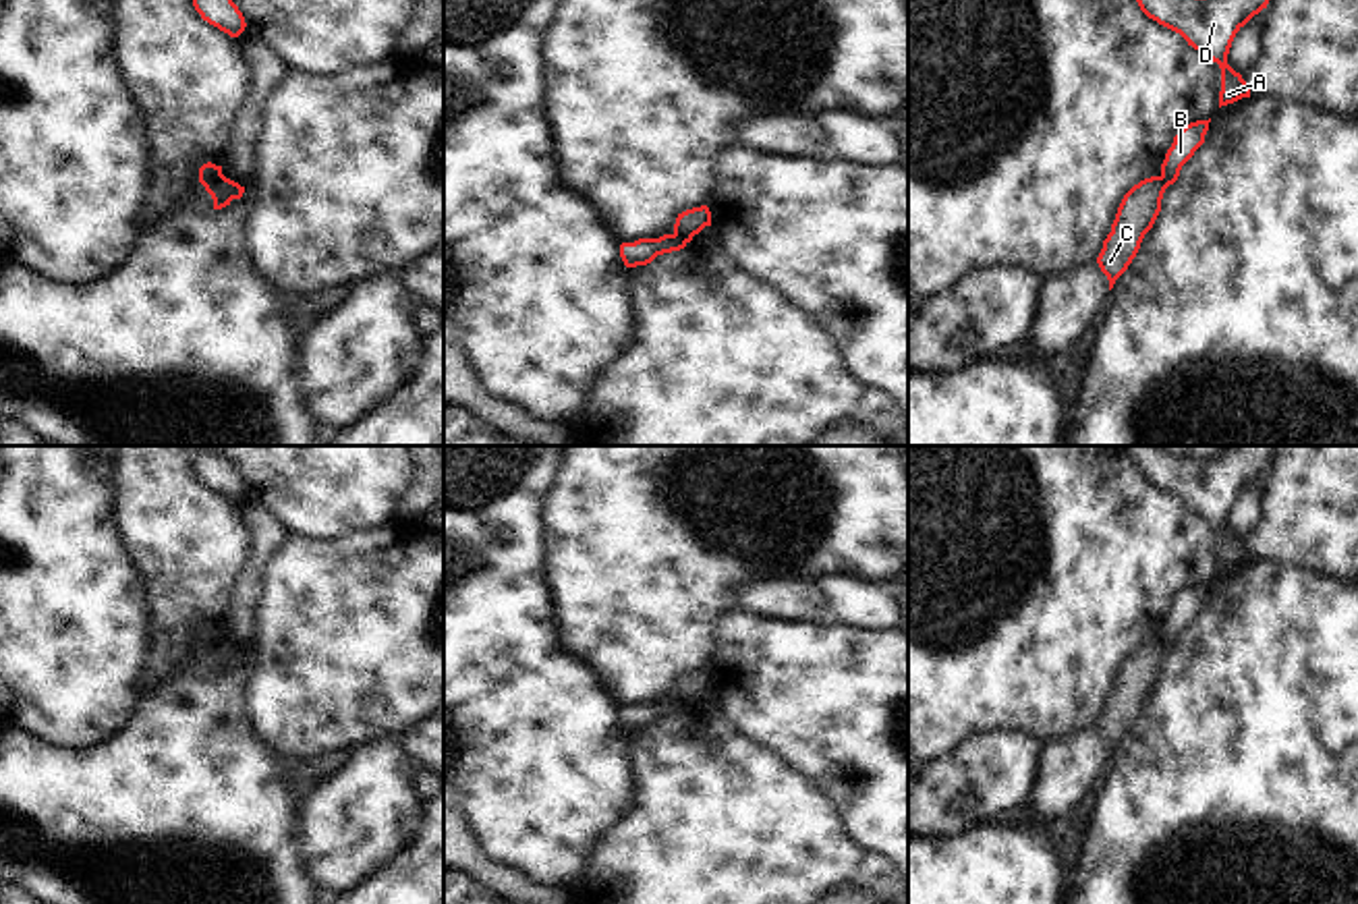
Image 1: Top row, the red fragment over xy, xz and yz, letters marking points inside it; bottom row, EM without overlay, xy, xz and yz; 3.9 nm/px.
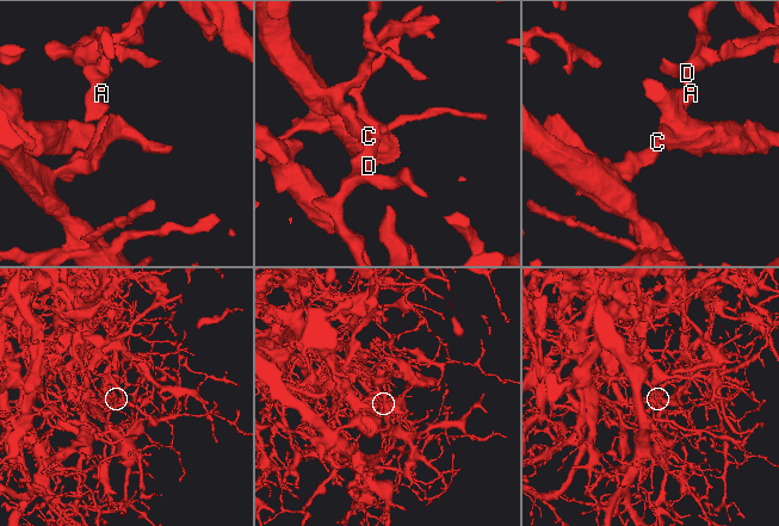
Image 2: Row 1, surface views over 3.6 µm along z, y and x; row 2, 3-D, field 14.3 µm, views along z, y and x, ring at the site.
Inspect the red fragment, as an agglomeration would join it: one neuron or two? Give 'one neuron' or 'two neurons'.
two neurons

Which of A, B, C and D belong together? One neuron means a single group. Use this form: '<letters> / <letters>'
A B D / C

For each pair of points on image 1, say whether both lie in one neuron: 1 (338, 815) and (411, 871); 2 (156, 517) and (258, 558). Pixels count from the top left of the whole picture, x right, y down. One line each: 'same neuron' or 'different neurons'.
1: different neurons
2: different neurons

